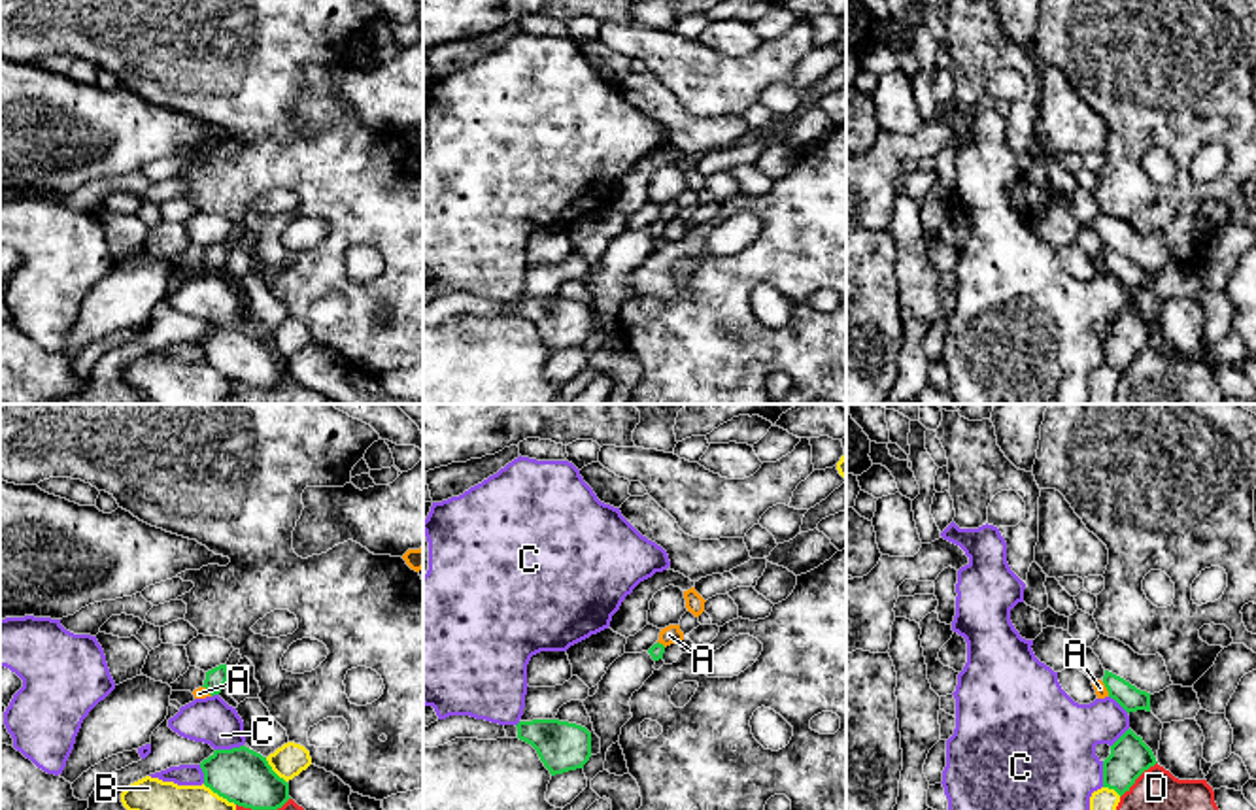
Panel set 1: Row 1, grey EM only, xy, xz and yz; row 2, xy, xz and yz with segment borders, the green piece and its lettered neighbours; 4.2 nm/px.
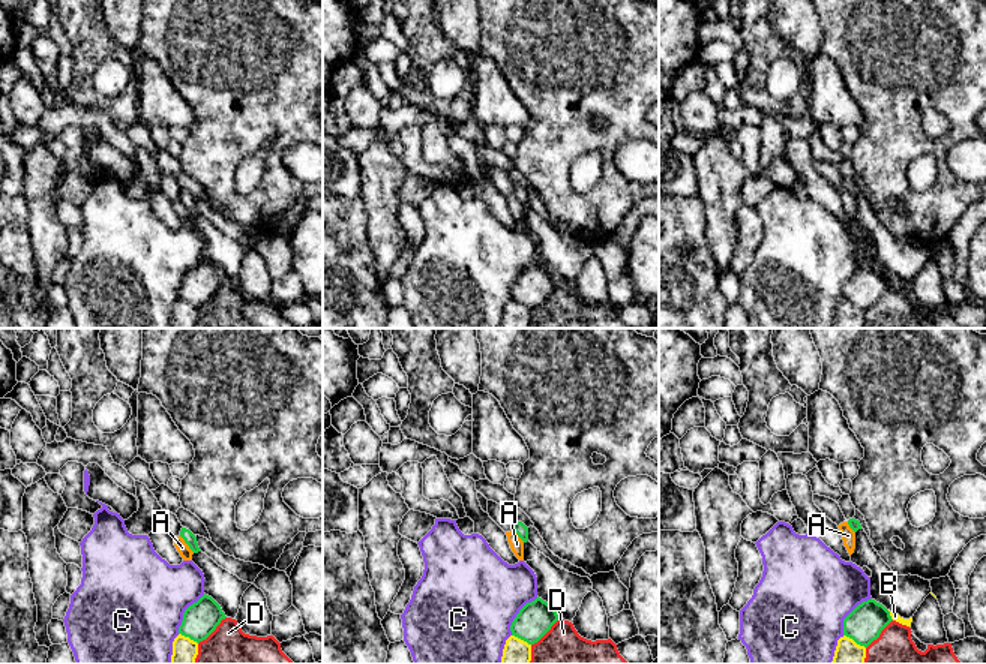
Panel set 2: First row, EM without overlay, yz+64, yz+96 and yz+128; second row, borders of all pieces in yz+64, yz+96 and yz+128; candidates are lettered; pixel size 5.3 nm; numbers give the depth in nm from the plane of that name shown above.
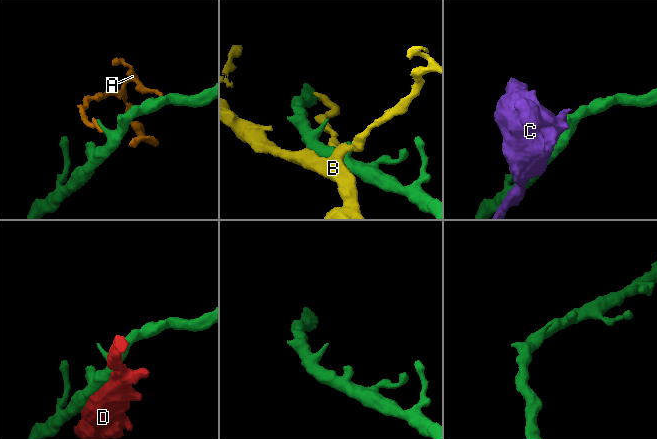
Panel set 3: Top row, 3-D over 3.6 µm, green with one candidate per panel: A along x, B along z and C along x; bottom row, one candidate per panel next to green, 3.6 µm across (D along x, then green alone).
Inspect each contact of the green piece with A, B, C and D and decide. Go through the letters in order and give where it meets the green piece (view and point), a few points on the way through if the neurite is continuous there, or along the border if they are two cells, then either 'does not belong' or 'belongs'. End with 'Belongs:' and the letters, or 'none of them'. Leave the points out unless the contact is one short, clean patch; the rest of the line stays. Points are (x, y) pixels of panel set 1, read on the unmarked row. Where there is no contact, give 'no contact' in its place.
A: contact yz (1107, 267); border yz (1102, 259), (1109, 272); does not belong
B: contact xy (220, 372); does not belong
C: contact xy (229, 327); does not belong
D: contact yz (1137, 354); does not belong
Belongs: none of them

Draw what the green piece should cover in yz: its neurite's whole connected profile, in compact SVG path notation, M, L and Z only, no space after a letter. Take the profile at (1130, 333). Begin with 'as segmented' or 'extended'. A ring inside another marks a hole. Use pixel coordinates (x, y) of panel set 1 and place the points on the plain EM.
as segmented | M1128 306L1111 323L1111 332L1103 338L1103 364L1114 366L1122 374L1156 340L1152 327Z

